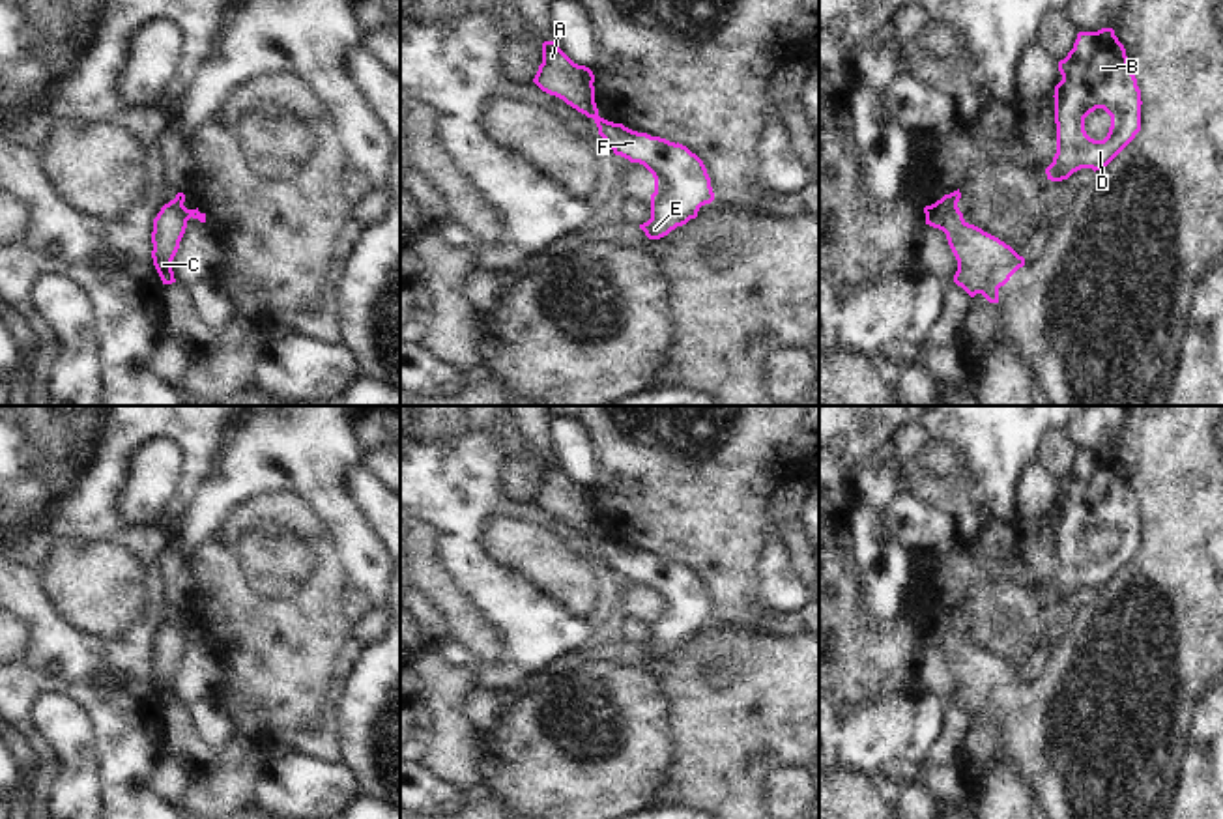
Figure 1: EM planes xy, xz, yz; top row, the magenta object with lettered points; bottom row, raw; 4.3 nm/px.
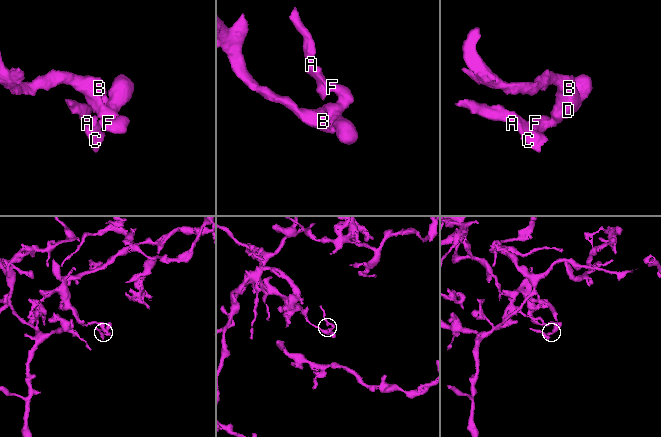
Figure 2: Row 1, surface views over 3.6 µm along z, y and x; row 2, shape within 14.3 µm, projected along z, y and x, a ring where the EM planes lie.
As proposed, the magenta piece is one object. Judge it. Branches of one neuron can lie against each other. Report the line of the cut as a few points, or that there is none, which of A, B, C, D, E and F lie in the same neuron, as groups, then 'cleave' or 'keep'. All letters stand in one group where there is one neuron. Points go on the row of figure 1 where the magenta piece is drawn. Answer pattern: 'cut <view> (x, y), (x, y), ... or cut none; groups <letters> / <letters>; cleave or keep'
cut xz (599, 116), (595, 120); groups A C / B D E F; cleave

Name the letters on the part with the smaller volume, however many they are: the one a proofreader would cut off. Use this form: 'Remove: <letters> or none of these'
Remove: A, C

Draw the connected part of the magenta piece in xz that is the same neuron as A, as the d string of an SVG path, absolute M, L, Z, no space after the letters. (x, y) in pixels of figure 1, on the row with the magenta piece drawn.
M555 41L542 43L542 64L533 82L542 92L563 99L587 118L600 118L595 103L593 71L574 64Z

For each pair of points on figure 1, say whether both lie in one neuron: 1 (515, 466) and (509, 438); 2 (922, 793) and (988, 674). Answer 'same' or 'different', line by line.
1: same
2: different

